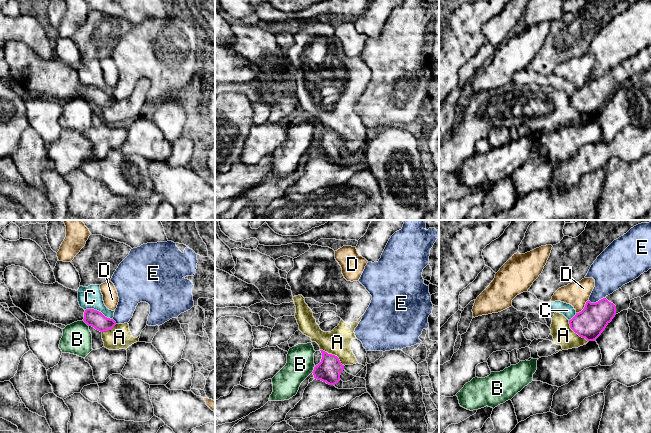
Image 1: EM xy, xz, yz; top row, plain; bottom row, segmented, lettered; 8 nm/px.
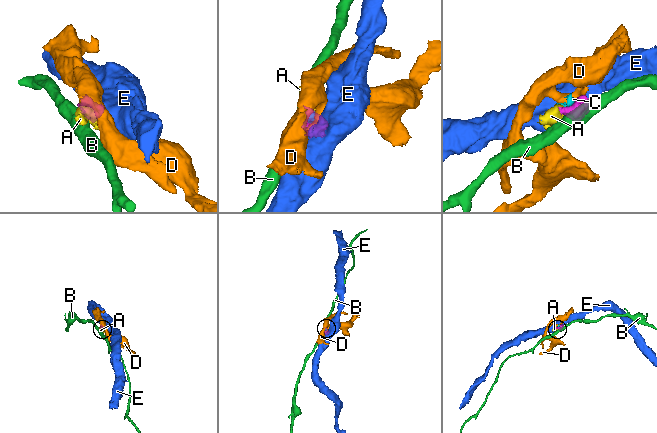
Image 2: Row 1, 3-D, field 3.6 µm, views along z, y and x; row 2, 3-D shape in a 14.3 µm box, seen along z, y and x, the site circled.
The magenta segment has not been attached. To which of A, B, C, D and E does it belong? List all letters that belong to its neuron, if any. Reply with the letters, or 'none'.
none

